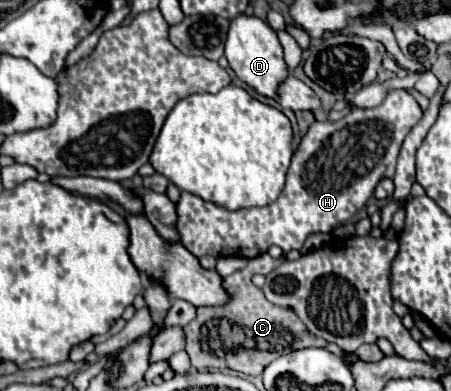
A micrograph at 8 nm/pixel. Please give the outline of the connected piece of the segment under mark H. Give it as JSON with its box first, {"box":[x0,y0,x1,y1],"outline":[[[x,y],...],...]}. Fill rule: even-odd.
{"box":[175,90,423,258],"outline":[[[389,90],[383,104],[375,108],[351,108],[351,112],[345,118],[333,124],[327,124],[327,122],[311,124],[299,148],[293,154],[285,188],[281,190],[275,202],[261,208],[229,212],[213,202],[201,200],[195,194],[181,192],[181,198],[175,204],[179,242],[197,258],[201,256],[255,258],[265,254],[273,244],[283,248],[283,252],[299,250],[311,232],[331,232],[335,226],[347,222],[353,214],[357,214],[367,204],[379,180],[393,178],[401,142],[421,118],[423,118],[423,112],[417,100],[407,90]]]}

